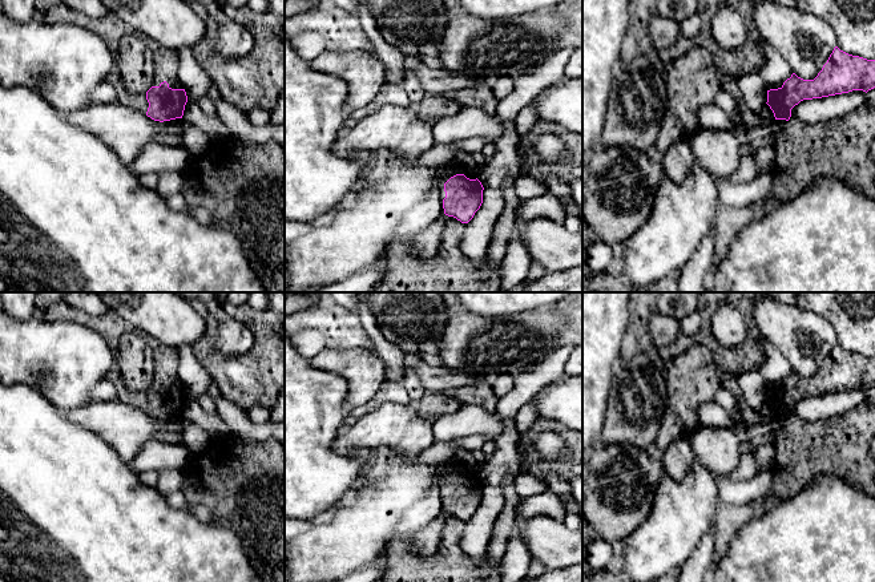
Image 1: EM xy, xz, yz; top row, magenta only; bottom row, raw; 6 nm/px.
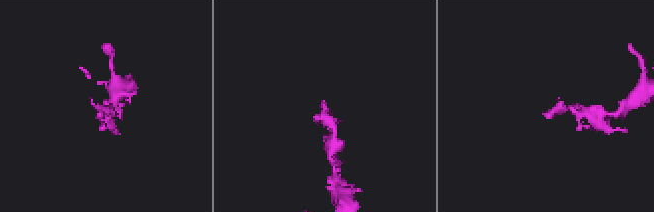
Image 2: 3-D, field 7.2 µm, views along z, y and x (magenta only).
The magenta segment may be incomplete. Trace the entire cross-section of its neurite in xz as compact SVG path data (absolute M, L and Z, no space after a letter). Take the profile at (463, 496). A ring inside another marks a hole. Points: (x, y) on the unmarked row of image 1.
M448 472L440 478L444 512L468 521L483 501L483 482L464 472Z

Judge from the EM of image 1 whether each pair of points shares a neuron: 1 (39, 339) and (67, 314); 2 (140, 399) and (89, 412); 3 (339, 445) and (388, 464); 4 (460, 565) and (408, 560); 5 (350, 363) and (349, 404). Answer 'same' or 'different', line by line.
1: different
2: different
3: different
4: same
5: same

